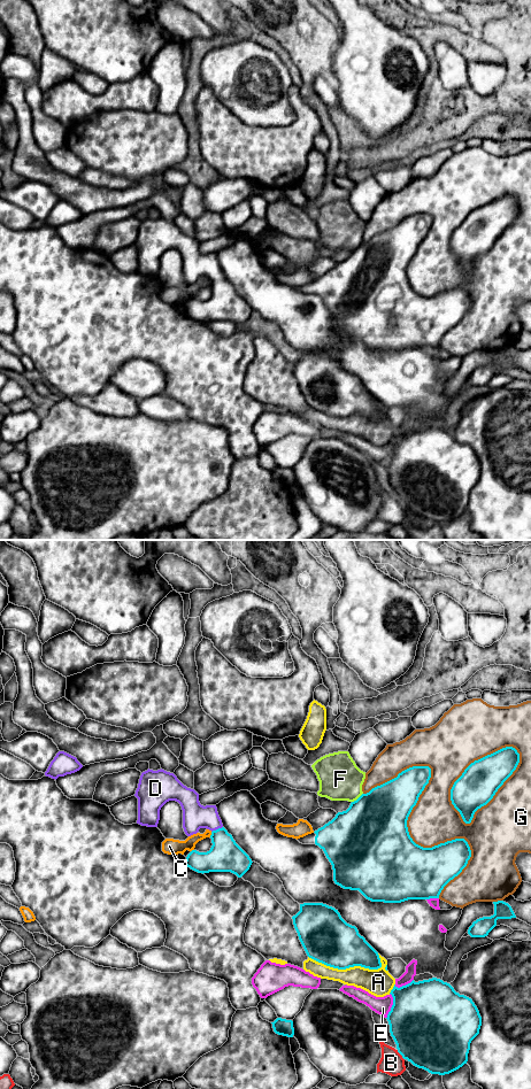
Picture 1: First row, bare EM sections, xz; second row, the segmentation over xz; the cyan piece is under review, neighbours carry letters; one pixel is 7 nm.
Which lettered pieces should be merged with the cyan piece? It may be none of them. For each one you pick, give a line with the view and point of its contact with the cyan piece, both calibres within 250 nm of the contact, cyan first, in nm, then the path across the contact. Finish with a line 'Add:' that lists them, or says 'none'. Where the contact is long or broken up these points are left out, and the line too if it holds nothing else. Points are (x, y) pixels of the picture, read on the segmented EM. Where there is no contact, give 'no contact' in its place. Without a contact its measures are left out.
D: contact xz (216, 829); calibres 220 and 180 nm; way xz (225, 855), (223, 842), (216, 829), (204, 817), (195, 816)
Add: D

